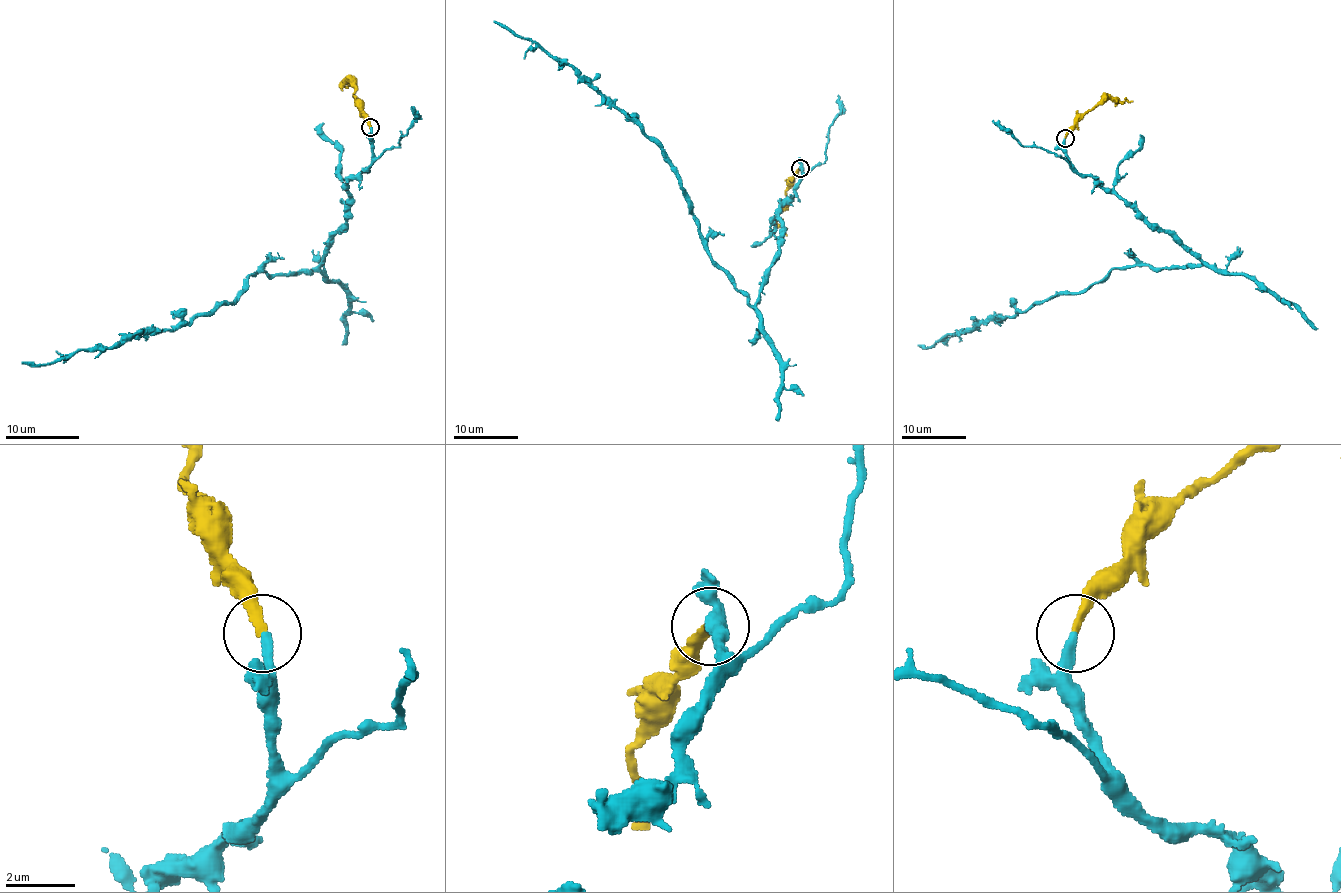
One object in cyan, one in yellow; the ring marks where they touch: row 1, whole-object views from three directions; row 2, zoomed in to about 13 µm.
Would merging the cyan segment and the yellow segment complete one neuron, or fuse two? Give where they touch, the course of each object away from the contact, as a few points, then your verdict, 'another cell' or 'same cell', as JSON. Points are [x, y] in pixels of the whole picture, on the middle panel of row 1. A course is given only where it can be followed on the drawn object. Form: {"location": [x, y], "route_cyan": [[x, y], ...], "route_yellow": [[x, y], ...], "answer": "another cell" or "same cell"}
{"location": [800, 168], "route_cyan": [[800, 167], [802, 180], [779, 208], [781, 246], [750, 305], [712, 259], [668, 156], [571, 67], [493, 20]], "route_yellow": [[800, 167], [786, 191], [786, 201], [776, 222], [787, 235]], "answer": "same cell"}

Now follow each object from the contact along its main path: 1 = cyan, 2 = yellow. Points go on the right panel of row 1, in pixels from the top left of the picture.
1: (1064, 138), (1077, 170), (1202, 263), (1114, 267), (1079, 292), (917, 345)
2: (1064, 138), (1098, 103), (1108, 99), (1132, 101)

